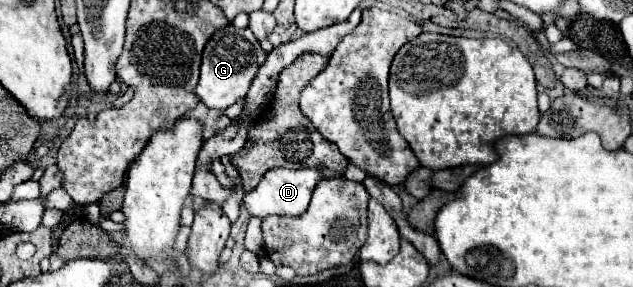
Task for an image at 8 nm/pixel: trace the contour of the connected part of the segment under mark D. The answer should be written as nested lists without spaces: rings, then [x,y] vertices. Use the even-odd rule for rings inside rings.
[[[271,168],[267,170],[267,174],[261,178],[261,182],[245,194],[243,204],[249,210],[251,216],[271,216],[271,214],[283,214],[283,216],[297,216],[303,214],[309,206],[311,200],[311,192],[315,190],[315,184],[321,180],[323,176],[315,170],[315,168]]]

